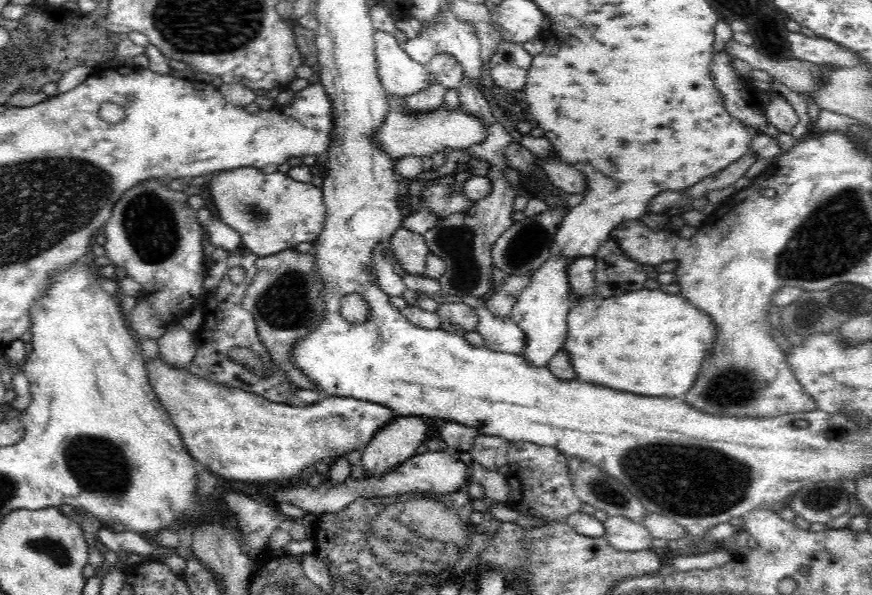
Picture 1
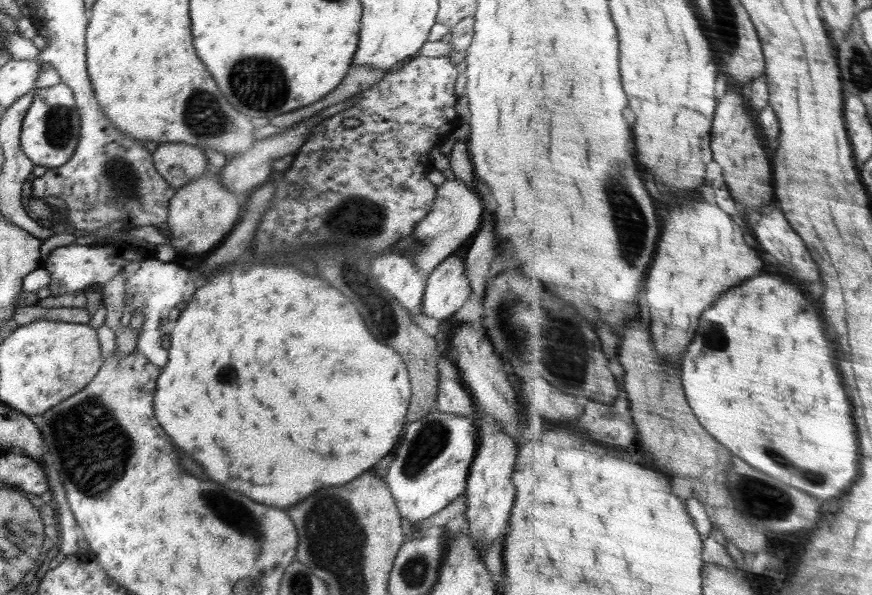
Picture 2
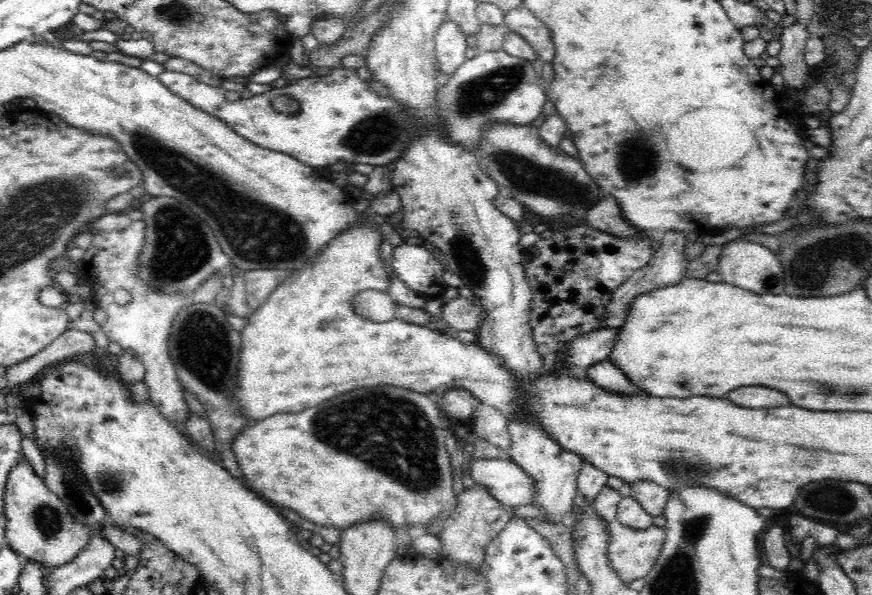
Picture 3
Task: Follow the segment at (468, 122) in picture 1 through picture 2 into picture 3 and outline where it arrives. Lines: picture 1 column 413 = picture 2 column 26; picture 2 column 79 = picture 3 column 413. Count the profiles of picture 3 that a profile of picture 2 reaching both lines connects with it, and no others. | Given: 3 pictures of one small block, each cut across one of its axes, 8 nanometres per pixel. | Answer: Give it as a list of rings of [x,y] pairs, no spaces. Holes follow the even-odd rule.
[[[337,67],[325,76],[310,76],[301,78],[297,83],[287,84],[282,88],[272,88],[268,92],[253,95],[248,99],[240,99],[231,102],[226,99],[226,89],[210,86],[202,83],[196,77],[182,72],[168,71],[167,69],[157,76],[169,92],[187,100],[198,110],[203,110],[218,120],[225,122],[236,135],[247,138],[256,146],[286,152],[308,164],[312,168],[321,168],[336,164],[343,160],[352,164],[372,164],[372,166],[385,166],[398,160],[402,152],[412,142],[412,136],[419,132],[416,117],[410,113],[410,109],[402,103],[398,103],[394,97],[378,96],[370,90],[366,80],[360,79],[358,73],[352,68]]]

